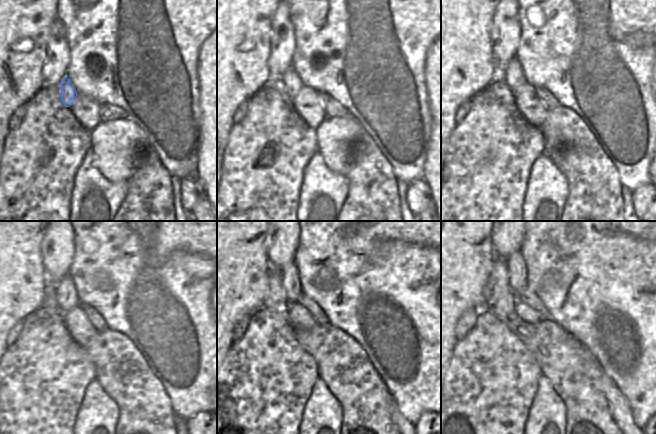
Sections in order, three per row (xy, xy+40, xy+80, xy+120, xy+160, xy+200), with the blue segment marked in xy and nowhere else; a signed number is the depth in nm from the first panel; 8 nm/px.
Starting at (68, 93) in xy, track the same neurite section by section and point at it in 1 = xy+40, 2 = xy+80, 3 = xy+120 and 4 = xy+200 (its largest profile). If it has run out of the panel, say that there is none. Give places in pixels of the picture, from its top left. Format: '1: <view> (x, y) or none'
1: xy+40 (290, 79)
2: xy+80 (513, 75)
3: xy+120 (66, 297)
4: xy+200 (516, 268)

